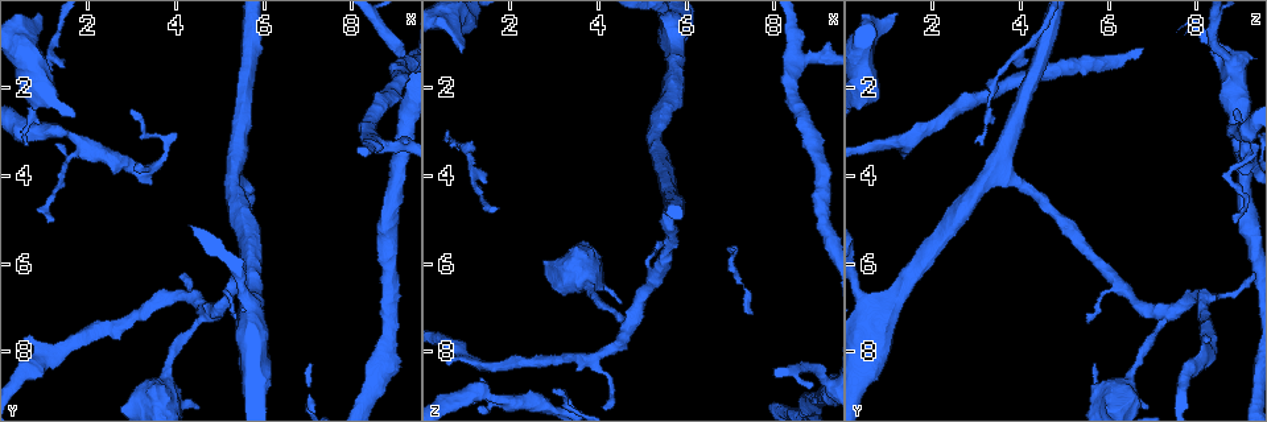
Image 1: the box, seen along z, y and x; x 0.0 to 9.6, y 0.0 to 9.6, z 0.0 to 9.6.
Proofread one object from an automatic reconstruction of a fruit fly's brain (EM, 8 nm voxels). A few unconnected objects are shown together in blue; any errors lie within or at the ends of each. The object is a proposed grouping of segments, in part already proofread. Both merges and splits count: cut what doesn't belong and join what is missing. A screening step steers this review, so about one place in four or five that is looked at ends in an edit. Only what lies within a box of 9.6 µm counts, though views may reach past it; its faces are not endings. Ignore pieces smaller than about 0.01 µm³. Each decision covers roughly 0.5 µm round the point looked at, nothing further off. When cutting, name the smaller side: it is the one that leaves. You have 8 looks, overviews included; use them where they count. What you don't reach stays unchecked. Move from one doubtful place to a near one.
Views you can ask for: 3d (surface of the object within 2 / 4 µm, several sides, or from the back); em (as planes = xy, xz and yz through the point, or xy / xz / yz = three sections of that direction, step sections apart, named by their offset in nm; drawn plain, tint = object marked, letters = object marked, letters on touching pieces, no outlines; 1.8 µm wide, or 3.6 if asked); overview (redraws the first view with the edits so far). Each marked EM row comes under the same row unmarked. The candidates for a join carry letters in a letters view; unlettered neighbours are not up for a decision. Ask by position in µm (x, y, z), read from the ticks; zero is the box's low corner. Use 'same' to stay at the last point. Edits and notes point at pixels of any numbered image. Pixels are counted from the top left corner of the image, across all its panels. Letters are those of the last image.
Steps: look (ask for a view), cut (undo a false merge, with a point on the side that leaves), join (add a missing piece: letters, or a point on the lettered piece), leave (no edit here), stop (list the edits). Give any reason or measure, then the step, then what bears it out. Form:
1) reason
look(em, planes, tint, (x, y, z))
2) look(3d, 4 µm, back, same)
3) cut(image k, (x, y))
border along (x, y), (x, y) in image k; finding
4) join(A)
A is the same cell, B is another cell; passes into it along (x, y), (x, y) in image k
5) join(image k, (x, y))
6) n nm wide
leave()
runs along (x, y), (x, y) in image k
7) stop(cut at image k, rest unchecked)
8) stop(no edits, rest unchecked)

thin end
look(3d, 4 µm, (1.25, 5.00, 8.80))

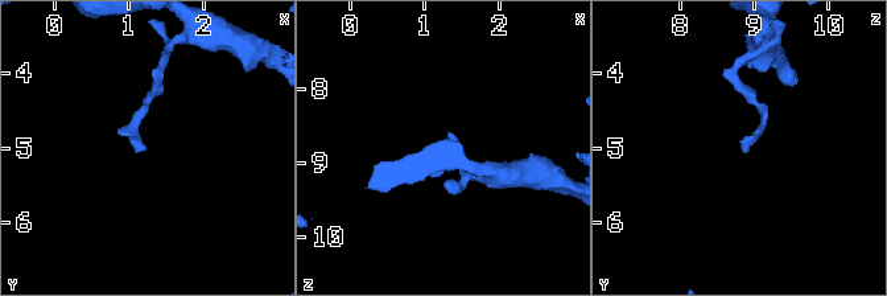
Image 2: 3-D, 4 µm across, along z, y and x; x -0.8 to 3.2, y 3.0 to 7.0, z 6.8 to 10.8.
now the EM
look(em, planes, letters, (1.20, 5.00, 8.80))

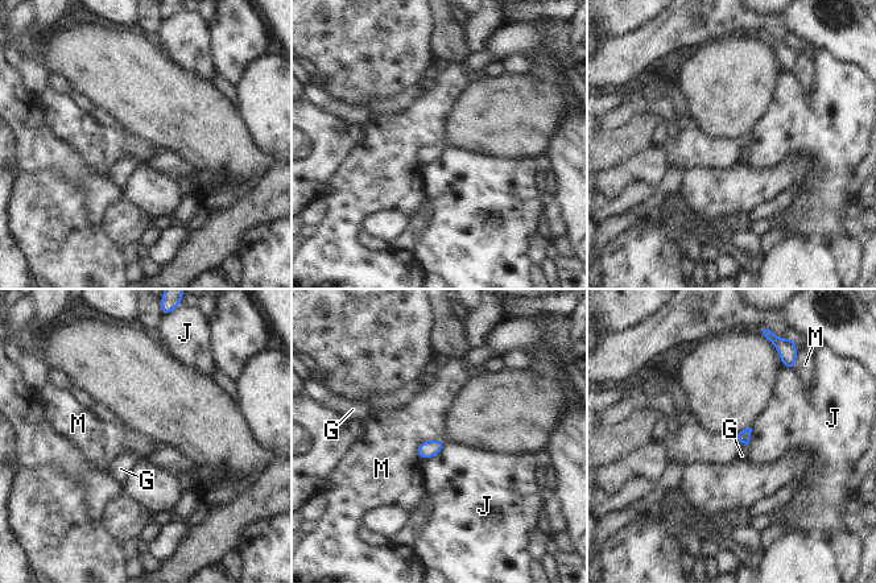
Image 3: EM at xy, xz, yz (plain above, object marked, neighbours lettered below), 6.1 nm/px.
join(G)
G is the same cell, J and M are other cells; passes into it along (744, 435), (744, 443), (742, 455) in image 3; the neuron continues

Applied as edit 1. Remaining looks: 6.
redraw
look(overview)

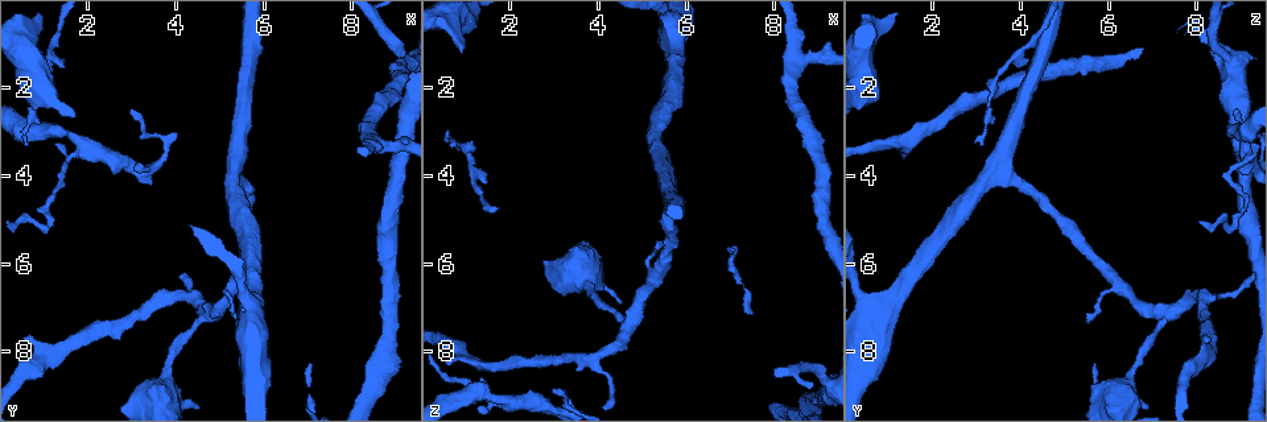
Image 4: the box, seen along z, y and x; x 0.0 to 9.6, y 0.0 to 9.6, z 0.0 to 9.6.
free end
look(em, xz, step 4, letters, (0.55, 7.70, 8.35))

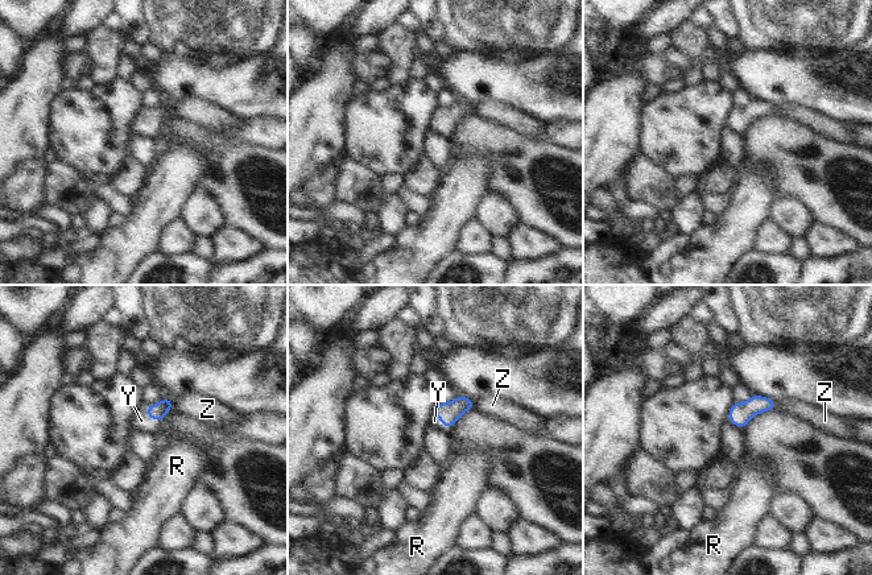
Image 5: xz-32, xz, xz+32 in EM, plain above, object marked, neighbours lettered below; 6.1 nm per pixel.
look(em, planes, letters, same)

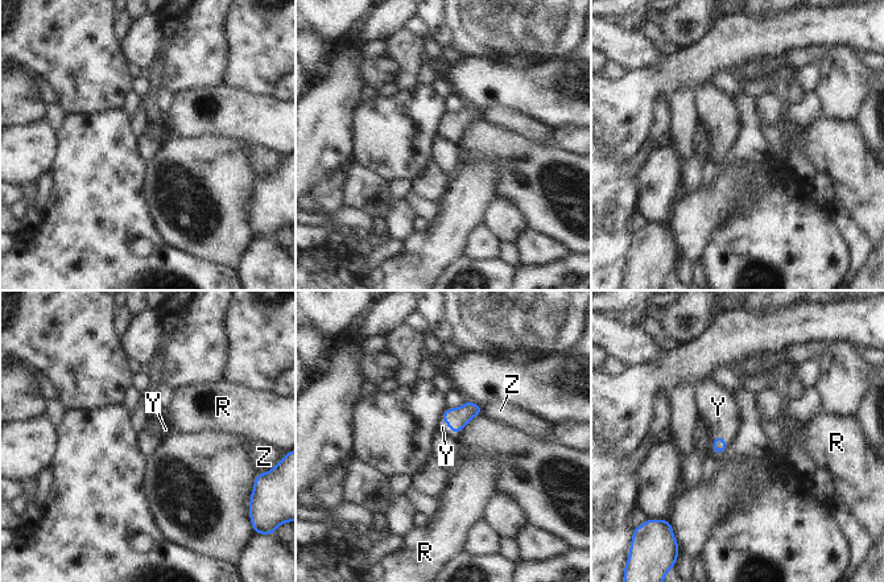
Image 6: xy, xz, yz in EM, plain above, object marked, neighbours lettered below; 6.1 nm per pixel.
join(Y)
Y is the same cell, R and Z are other cells; passes into it along (719, 445), (719, 436), (718, 407) in image 6; it goes on there

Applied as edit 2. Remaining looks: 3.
stop(join at image 3, join at image 6, rest unchecked)

